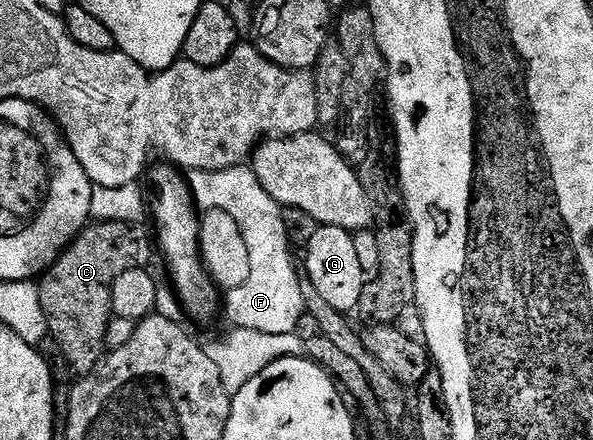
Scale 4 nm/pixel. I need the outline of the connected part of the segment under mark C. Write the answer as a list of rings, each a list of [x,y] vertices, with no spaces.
[[[92,222],[84,227],[84,230],[80,235],[72,241],[66,249],[64,249],[64,252],[60,255],[58,261],[54,263],[49,270],[45,270],[42,277],[39,279],[40,303],[42,304],[42,312],[46,316],[46,324],[48,325],[48,333],[51,341],[56,341],[57,348],[64,353],[64,358],[68,361],[69,368],[76,373],[76,376],[91,374],[106,353],[106,347],[104,345],[106,332],[108,331],[108,325],[114,321],[114,315],[112,312],[112,289],[114,288],[114,280],[118,280],[118,276],[122,276],[122,272],[142,270],[149,265],[147,262],[152,258],[152,250],[154,254],[154,238],[150,233],[149,227],[148,230],[146,227],[147,225],[137,224],[134,222]]]

